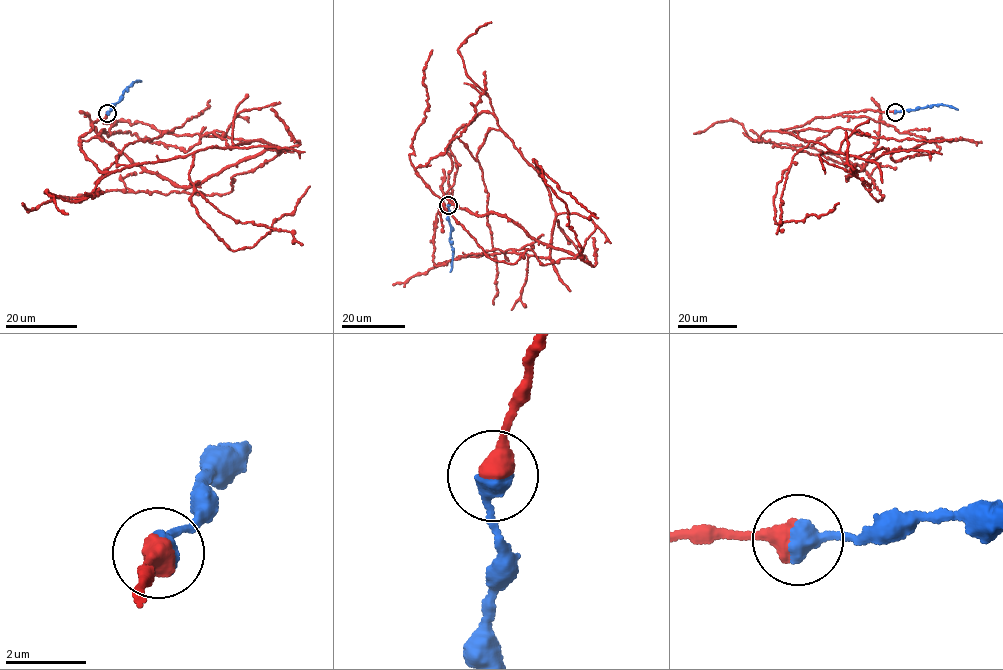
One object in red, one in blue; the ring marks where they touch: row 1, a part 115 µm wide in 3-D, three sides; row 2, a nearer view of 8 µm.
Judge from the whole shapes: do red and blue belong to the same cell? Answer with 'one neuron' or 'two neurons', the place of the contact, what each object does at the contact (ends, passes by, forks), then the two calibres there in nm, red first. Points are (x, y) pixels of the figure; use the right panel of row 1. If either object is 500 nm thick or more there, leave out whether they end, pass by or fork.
one neuron | (895, 112) | 550/550 nm

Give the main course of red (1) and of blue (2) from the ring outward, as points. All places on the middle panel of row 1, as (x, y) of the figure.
1: (449, 204), (450, 141), (490, 112), (558, 214), (596, 229), (573, 258), (496, 261), (418, 174), (485, 71)
2: (449, 204), (453, 251), (450, 272)

